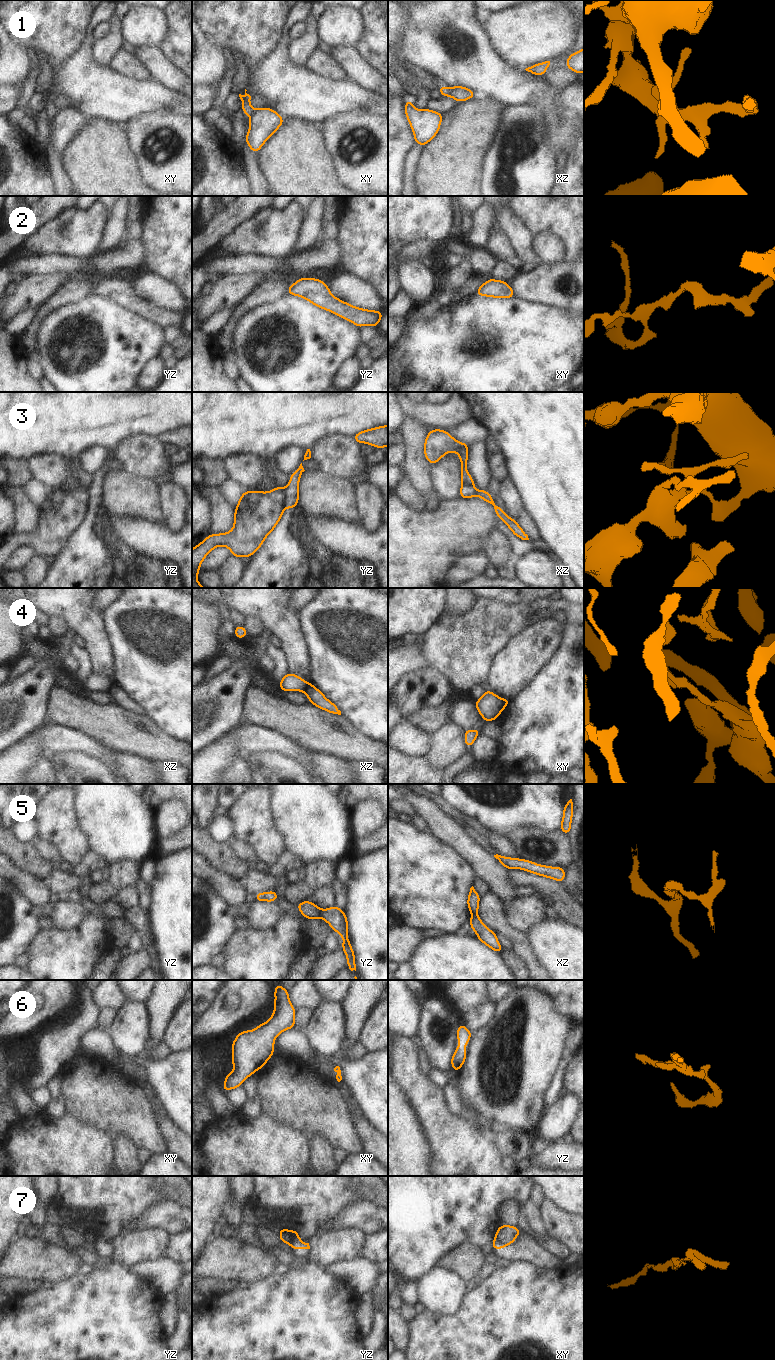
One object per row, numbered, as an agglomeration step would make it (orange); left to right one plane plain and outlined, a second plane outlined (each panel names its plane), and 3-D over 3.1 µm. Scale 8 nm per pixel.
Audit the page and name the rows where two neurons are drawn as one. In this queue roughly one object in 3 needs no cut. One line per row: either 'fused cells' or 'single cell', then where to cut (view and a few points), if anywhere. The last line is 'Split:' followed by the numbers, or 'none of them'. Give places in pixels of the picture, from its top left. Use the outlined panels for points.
1: fused cells; cut in xz along (450, 88), (448, 95)
2: single cell; no cut
3: fused cells; cut in yz along (285, 488), (284, 507)
4: fused cells; cut in xz along (309, 683), (303, 691)
5: fused cells; cut in yz along (322, 910), (320, 914)
6: single cell; no cut
7: fused cells; cut in xy along (495, 1238), (505, 1245)
Split: 1, 3, 4, 5, 7

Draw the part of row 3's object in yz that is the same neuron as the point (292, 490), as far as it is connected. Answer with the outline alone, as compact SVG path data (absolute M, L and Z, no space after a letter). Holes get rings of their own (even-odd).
M302 463L296 469L294 473L290 475L290 482L285 488L286 500L284 502L284 507L294 509L296 505L299 503L299 480L300 476L304 472L304 468Z

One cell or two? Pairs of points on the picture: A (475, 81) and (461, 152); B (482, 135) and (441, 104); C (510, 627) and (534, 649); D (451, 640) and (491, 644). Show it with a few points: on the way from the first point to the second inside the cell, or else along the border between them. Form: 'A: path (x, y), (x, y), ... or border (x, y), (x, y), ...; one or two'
A: border (476, 94), (488, 96), (499, 101); two
B: border (459, 102), (443, 114); two
C: border (526, 627), (515, 634), (500, 649); two
D: path (461, 642), (481, 642); one

